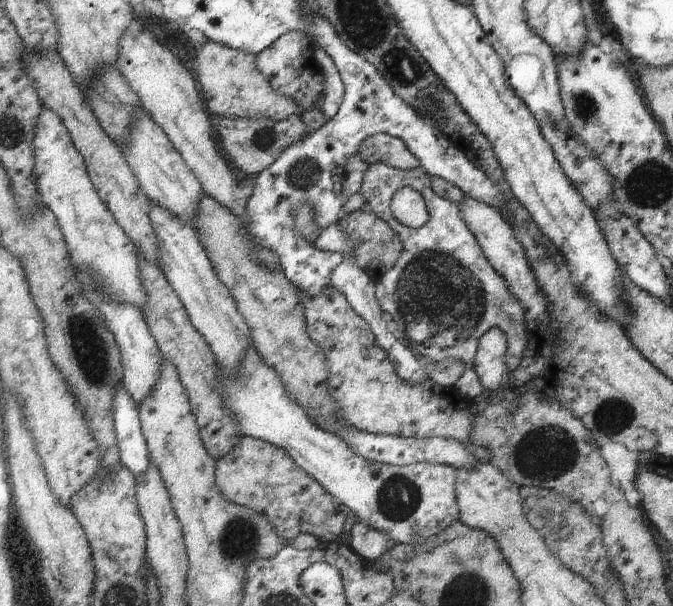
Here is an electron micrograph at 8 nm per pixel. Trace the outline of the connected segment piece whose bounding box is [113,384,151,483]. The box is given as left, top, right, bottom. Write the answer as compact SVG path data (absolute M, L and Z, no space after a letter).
M122 384L117 386L113 400L113 417L121 464L128 468L137 483L147 471L151 460L142 434L138 409Z

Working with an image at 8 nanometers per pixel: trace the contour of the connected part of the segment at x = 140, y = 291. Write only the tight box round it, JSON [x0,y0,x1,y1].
[32,108,147,311]

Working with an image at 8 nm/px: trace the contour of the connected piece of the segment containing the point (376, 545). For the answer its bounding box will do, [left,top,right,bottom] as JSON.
[348,522,394,564]

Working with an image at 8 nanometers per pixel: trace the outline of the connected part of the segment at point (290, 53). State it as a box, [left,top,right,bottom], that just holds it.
[255,31,325,117]

